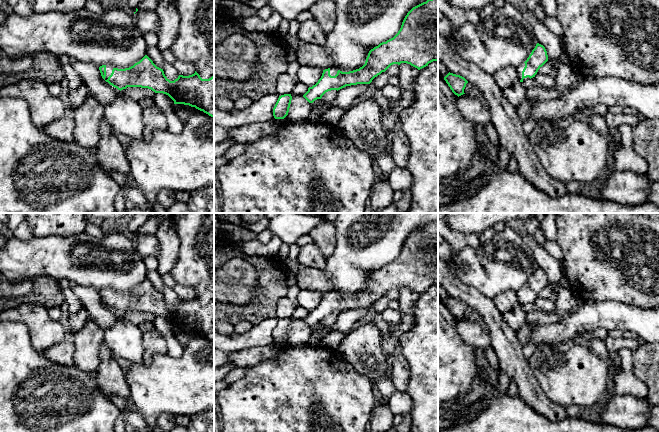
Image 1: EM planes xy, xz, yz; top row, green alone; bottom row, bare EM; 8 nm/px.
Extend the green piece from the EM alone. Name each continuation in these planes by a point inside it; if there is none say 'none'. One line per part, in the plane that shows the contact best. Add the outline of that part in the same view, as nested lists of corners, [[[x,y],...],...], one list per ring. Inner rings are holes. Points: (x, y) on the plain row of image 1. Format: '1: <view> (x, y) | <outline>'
1: yz (519, 293) | [[[522,287],[519,291],[517,291],[517,297],[518,297],[518,305],[522,303],[522,295],[525,291],[525,287]]]

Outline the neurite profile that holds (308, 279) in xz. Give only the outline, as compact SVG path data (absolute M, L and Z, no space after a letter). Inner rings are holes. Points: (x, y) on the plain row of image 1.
M299 263L299 270L295 276L301 291L314 291L325 294L333 289L332 280L322 270L303 266Z

